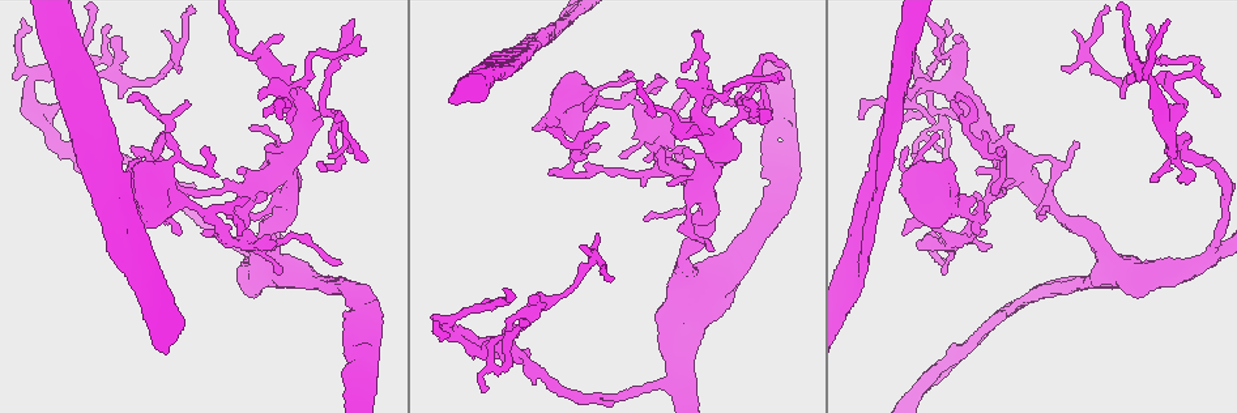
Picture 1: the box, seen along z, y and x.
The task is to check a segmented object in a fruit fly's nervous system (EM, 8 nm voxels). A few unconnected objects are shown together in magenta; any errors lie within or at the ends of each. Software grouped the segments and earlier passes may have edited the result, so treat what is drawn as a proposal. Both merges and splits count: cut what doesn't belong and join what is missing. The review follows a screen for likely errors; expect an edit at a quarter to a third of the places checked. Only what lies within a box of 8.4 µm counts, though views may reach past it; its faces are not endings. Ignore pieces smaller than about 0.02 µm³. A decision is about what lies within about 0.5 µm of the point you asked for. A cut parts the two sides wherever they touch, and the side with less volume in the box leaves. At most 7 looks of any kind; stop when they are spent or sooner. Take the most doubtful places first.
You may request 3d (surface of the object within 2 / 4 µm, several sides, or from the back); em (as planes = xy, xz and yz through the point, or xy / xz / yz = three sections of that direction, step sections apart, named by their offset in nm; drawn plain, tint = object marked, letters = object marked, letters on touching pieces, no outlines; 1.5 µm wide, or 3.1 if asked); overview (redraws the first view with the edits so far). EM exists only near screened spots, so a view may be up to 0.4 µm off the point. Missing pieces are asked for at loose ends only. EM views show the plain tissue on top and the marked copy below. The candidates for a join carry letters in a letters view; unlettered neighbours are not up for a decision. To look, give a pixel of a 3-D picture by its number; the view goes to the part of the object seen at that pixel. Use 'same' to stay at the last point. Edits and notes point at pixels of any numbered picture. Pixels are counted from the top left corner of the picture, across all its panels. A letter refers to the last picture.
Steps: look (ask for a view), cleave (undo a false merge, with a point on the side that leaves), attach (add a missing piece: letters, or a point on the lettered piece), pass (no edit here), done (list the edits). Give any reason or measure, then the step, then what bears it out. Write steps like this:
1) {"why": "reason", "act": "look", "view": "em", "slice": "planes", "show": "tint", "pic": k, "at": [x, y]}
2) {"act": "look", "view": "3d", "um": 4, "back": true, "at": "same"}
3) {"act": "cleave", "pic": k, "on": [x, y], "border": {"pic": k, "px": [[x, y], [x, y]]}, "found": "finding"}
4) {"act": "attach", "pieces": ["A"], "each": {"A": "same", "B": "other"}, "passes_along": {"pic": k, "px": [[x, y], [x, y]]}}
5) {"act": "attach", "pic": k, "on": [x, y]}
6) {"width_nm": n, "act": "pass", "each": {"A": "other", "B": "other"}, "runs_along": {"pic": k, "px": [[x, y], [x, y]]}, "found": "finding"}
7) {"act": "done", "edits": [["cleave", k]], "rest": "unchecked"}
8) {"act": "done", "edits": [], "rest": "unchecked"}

{"act": "look", "view": "em", "slice": "xz", "step": 4, "show": "tint", "pic": 1, "at": [660, 137]}

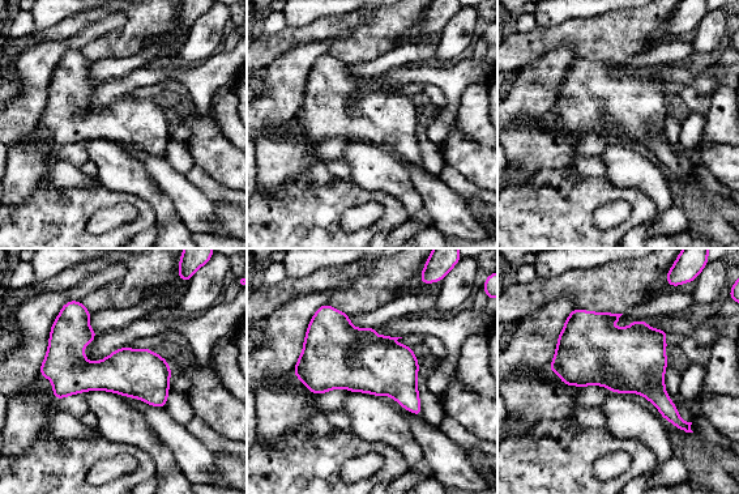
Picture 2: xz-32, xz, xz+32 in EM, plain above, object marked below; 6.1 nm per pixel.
{"act": "look", "view": "em", "slice": "xz", "step": 4, "show": "letters", "at": "same"}

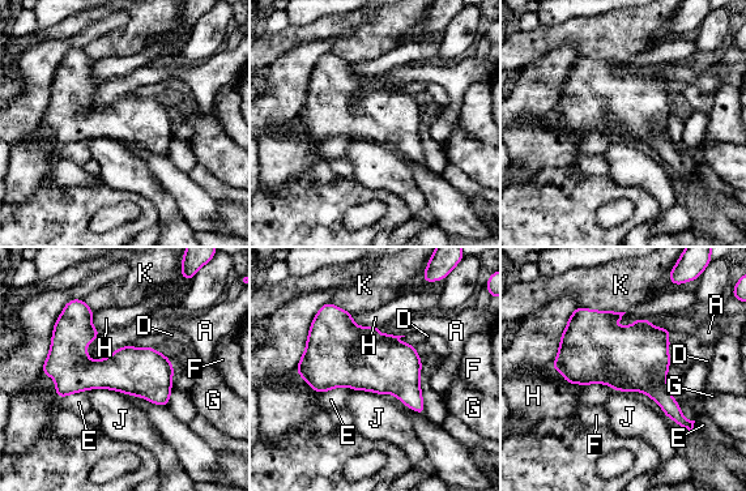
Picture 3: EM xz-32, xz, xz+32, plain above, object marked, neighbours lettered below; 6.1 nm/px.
{"act": "pass", "each": {"A": "other", "D": "other", "E": "other", "F": "other", "G": "other", "H": "other", "J": "other", "K": "other"}, "found": "continuous, no second neuron"}

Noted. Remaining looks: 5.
{"why": "sharp bend", "act": "look", "view": "3d", "um": 2, "pic": 1, "at": [952, 55]}

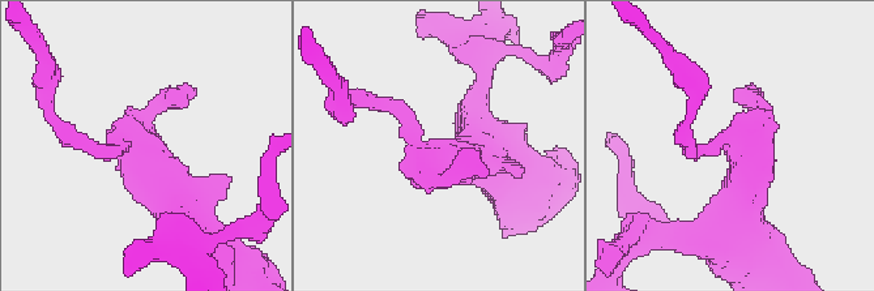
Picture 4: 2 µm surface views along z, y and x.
{"act": "look", "view": "em", "slice": "xz", "step": 8, "show": "letters", "pic": 4, "at": [119, 143]}

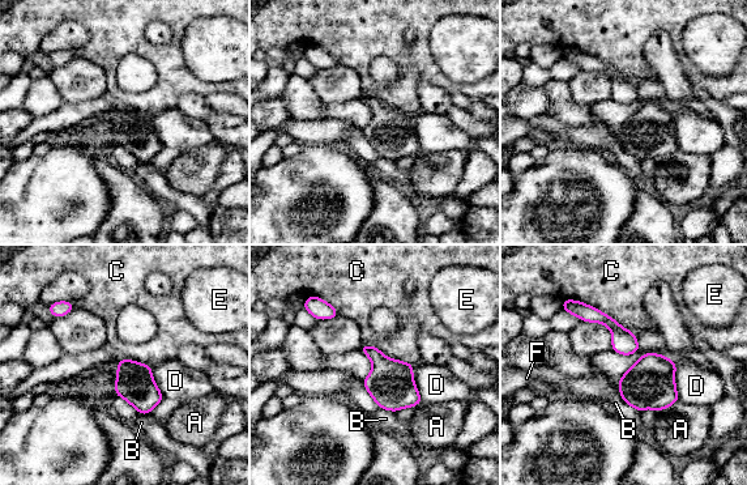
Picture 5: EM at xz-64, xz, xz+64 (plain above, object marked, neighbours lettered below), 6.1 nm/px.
{"why": "cut it another way", "act": "look", "view": "em", "slice": "planes", "show": "letters", "at": "same"}

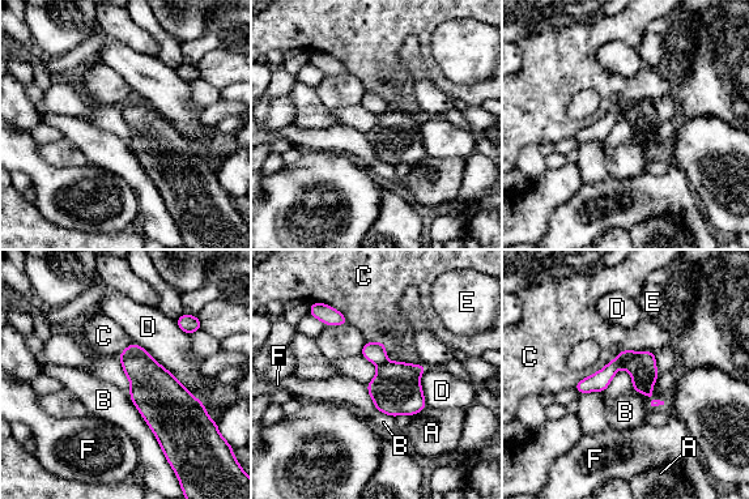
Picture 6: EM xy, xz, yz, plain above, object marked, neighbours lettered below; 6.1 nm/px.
{"width_nm": 180, "act": "pass", "each": {"A": "other", "B": "other", "C": "other", "D": "other", "E": "other", "F": "other"}, "runs_along": {"pic": 6, "px": [[651, 355], [620, 361], [579, 388]]}, "found": "continuous, no second neuron"}

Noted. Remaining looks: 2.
{"why": "an open end", "act": "look", "view": "em", "slice": "planes", "show": "letters", "pic": 1, "at": [112, 142]}

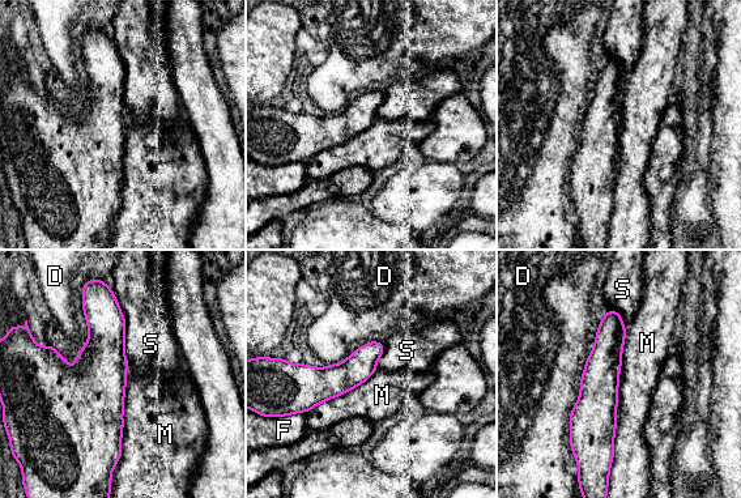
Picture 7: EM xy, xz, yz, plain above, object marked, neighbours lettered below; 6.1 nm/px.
{"act": "pass", "each": {"D": "other", "F": "other", "M": "other", "S": "other"}, "border": {"pic": 7, "px": [[110, 286], [124, 320], [128, 364]]}, "found": "no lettered piece goes on from it"}

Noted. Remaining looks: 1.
{"act": "done", "edits": [], "rest": "unchecked"}

